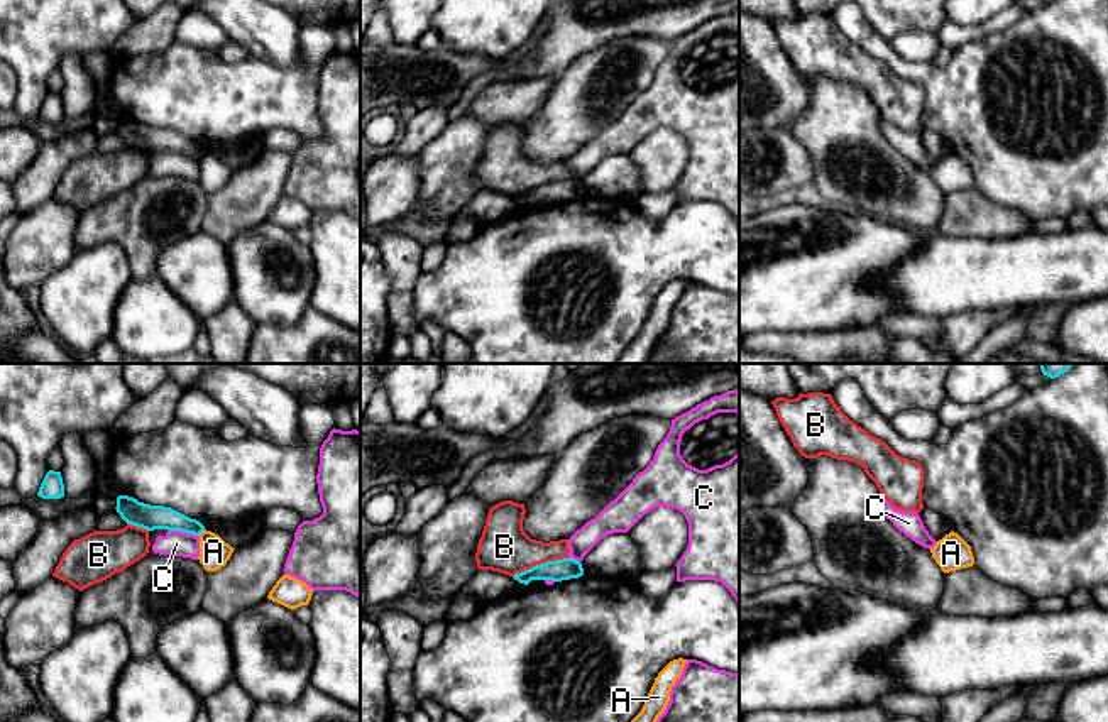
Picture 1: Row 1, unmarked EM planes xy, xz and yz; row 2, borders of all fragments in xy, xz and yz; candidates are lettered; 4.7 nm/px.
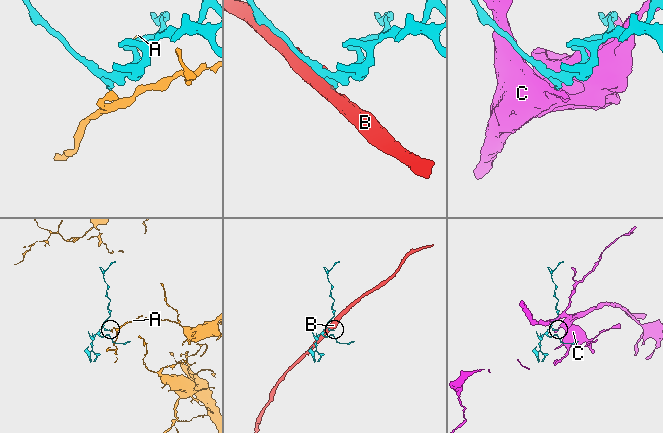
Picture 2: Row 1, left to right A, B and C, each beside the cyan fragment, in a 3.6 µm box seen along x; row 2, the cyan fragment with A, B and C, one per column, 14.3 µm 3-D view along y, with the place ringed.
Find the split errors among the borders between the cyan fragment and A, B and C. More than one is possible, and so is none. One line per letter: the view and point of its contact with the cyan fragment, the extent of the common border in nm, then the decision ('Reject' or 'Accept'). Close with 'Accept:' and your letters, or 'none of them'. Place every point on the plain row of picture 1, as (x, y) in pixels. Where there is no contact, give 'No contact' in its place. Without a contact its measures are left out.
A: Touches cyan at xy (202, 153). Shared border 50 nm. Reject
B: Touches cyan at xz (542, 185). Shared border 280 nm. Reject
C: Touches cyan at xy (183, 153). Shared border 160 nm. Reject
Accept: none of them

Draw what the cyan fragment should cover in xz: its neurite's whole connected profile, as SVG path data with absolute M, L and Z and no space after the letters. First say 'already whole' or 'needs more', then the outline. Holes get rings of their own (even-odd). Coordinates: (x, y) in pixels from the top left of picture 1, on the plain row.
already whole; M563 179L536 186L529 191L516 194L513 200L528 206L531 201L570 201L584 196L582 184L573 179Z

